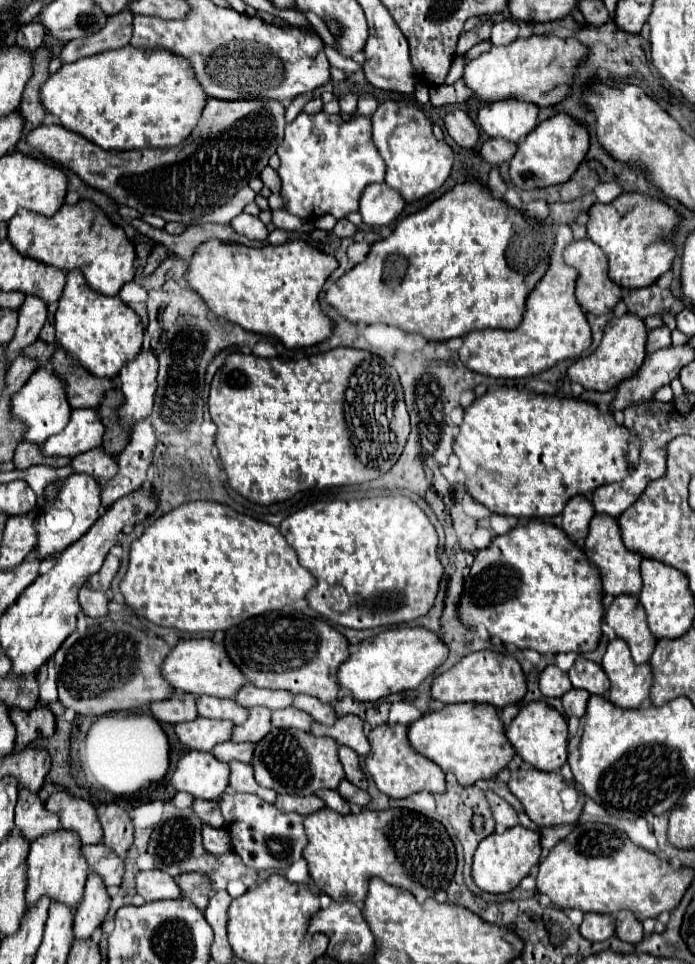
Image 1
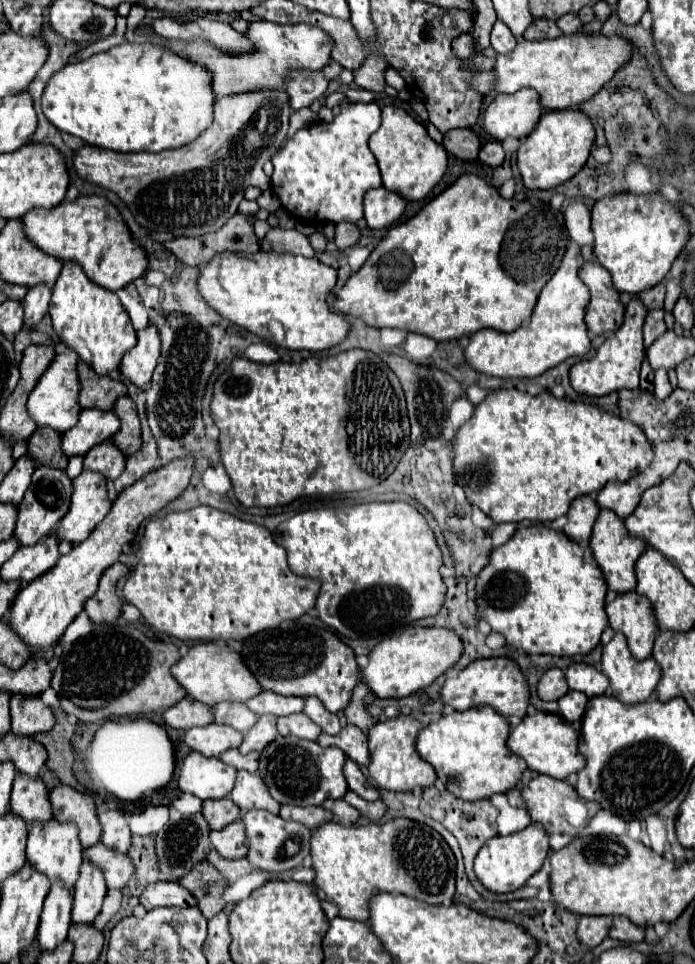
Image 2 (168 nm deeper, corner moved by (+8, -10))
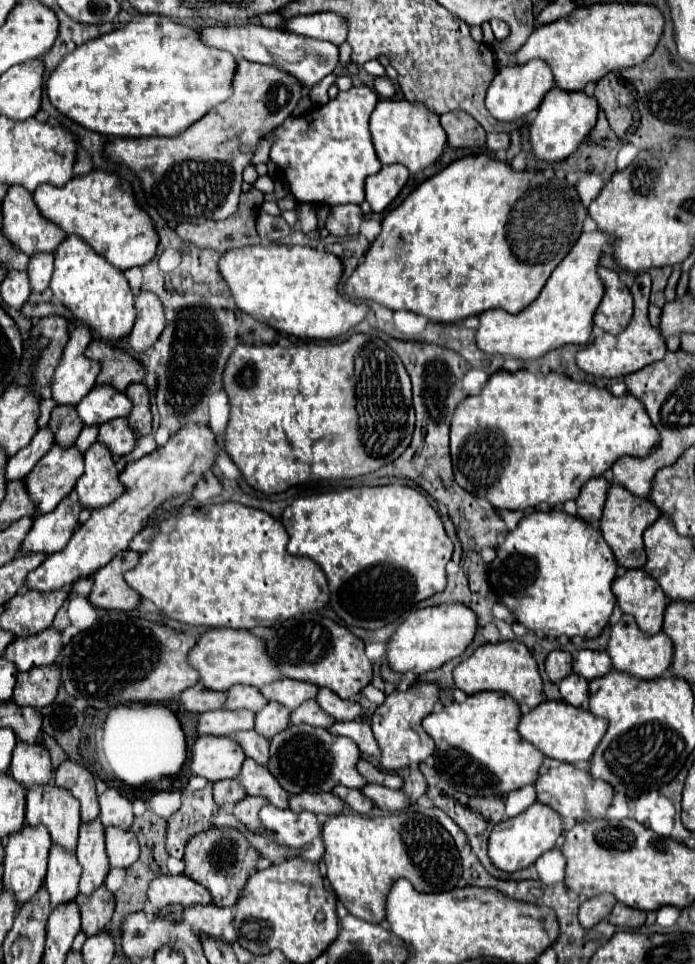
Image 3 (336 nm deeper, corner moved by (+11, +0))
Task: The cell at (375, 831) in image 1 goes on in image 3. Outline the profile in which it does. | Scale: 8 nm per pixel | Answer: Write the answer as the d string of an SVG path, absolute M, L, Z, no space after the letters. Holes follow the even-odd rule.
M407 810L391 816L377 816L377 818L367 818L359 814L327 816L321 834L325 842L327 878L333 886L333 892L337 894L337 900L343 902L353 916L369 920L373 924L381 924L385 920L387 894L399 878L409 880L413 888L419 892L447 892L453 890L459 878L463 876L461 858L457 854L455 842L449 836L449 832L437 820L427 818L415 810Z

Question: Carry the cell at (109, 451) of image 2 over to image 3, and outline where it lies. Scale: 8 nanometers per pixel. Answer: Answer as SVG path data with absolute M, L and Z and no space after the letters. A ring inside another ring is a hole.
M115 418L113 422L105 422L105 426L99 426L99 442L105 444L117 460L133 450L137 434L133 434L127 418Z

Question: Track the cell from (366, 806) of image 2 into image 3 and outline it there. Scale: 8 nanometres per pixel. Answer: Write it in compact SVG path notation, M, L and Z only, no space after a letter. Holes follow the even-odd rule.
M367 784L361 792L367 798L371 798L375 802L375 806L381 810L397 812L397 810L403 810L411 804L411 798L403 790L389 790L389 788L379 786L379 784Z

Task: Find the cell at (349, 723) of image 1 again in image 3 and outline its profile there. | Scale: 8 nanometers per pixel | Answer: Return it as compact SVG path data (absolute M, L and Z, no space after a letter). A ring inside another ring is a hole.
M351 720L351 722L335 722L331 728L329 728L331 734L335 736L347 736L351 738L359 750L367 756L375 756L379 758L379 746L375 742L375 736L371 732L371 726L365 724L363 720Z

